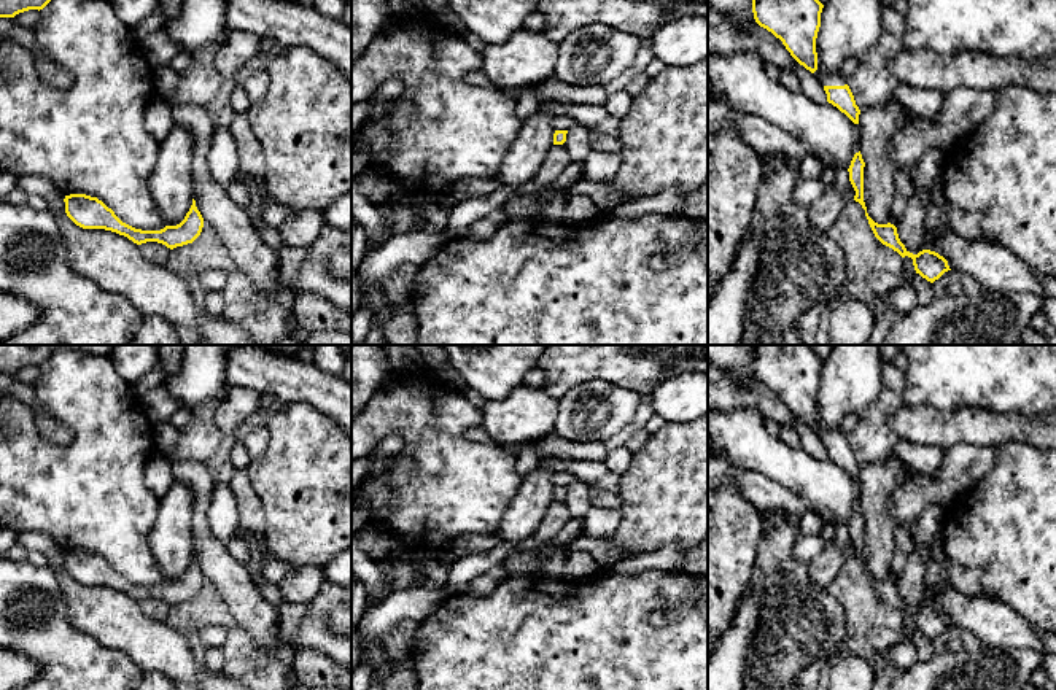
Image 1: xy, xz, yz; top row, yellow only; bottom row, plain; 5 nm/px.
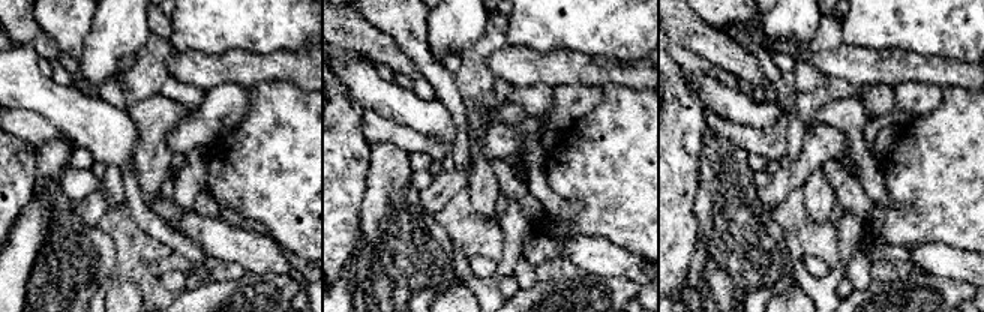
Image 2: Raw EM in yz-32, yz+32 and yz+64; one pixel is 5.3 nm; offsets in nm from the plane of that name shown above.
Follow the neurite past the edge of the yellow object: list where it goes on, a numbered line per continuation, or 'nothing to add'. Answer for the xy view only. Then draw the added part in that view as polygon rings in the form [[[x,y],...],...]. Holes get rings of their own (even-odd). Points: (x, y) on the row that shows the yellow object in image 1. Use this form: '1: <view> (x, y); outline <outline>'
nothing to add

